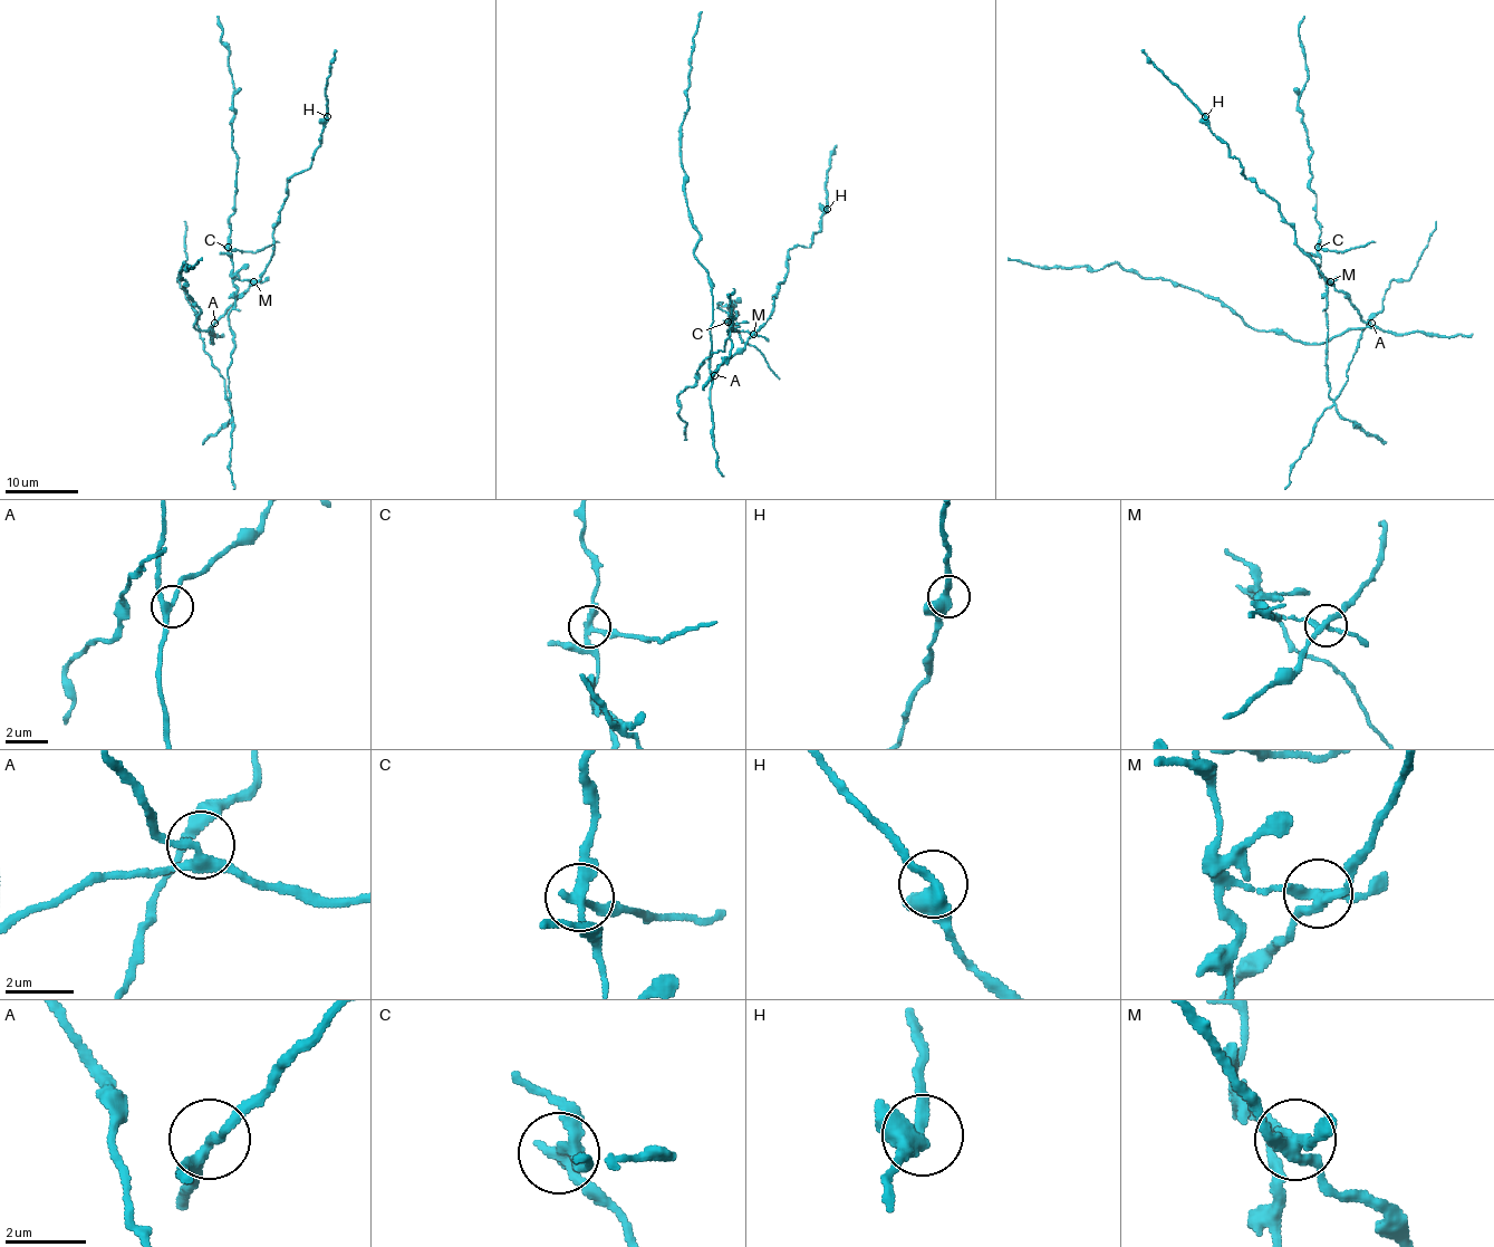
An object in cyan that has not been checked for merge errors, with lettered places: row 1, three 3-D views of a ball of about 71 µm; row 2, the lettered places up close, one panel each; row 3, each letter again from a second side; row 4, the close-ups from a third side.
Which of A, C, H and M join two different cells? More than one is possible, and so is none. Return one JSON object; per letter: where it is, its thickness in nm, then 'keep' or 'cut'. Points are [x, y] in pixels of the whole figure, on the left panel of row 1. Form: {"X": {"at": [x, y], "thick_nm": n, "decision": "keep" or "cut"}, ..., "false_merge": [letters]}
{"A": {"at": [214, 323], "thick_nm": 240, "decision": "keep"}, "C": {"at": [228, 247], "thick_nm": 260, "decision": "cut"}, "H": {"at": [327, 116], "thick_nm": 340, "decision": "keep"}, "M": {"at": [253, 281], "thick_nm": 280, "decision": "cut"}, "false_merge": ["C", "M"]}

